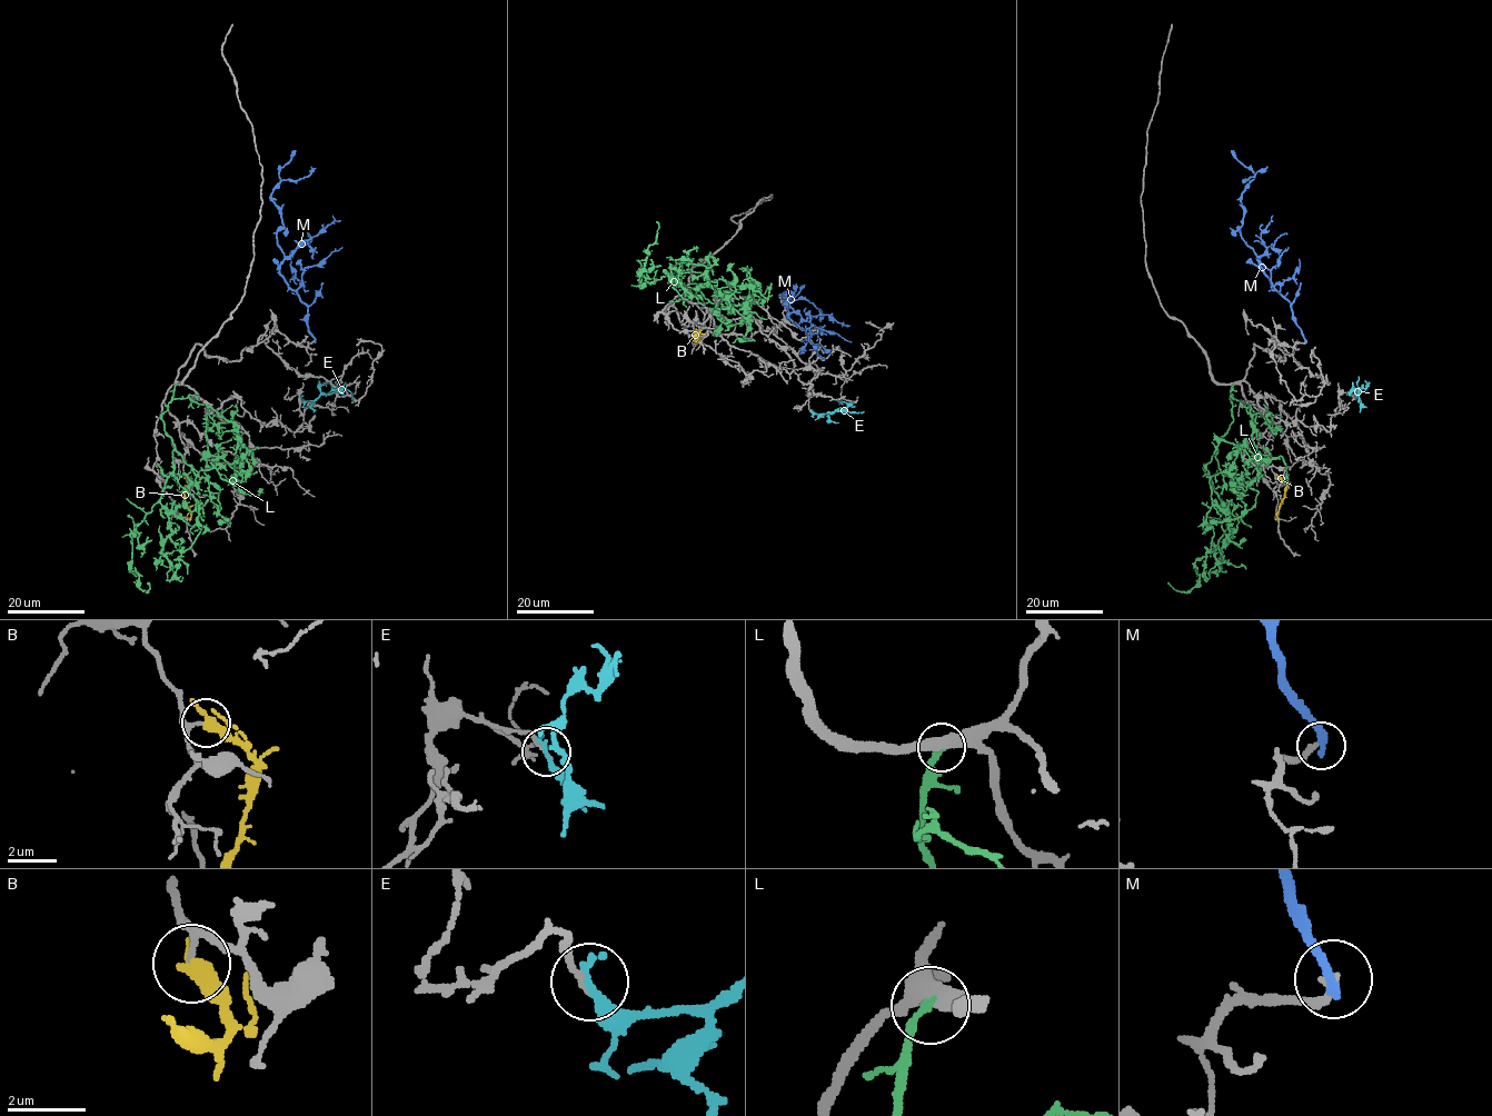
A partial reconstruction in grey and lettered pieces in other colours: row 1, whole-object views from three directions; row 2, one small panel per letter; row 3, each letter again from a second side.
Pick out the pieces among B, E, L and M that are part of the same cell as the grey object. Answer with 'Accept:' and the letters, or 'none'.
Accept: none

